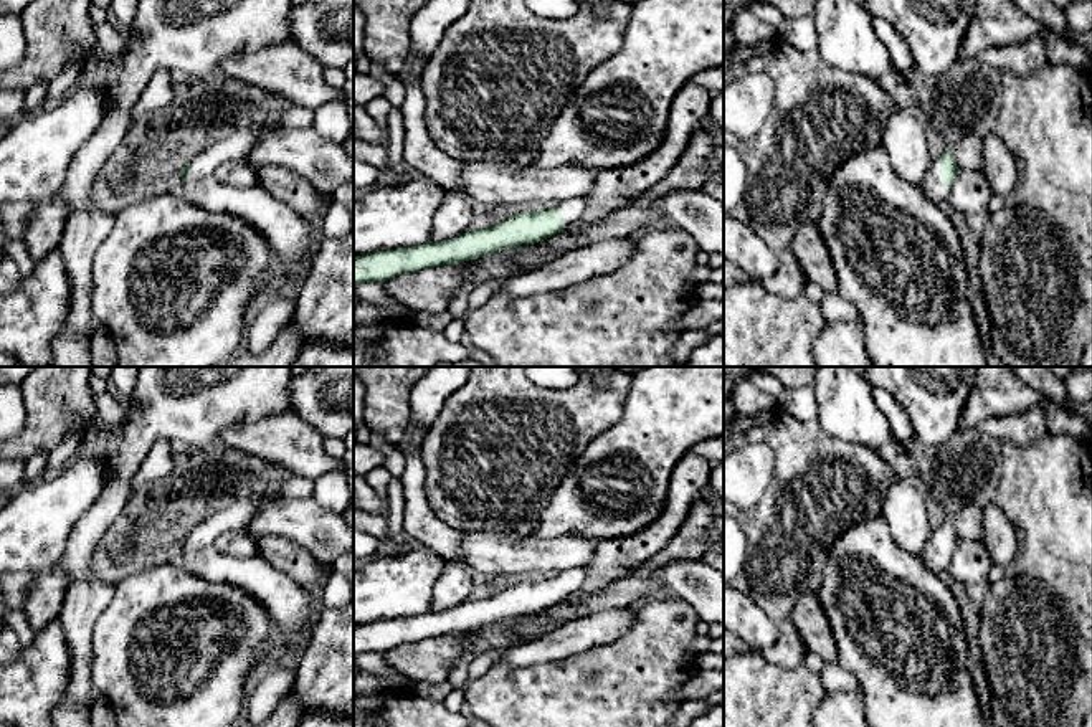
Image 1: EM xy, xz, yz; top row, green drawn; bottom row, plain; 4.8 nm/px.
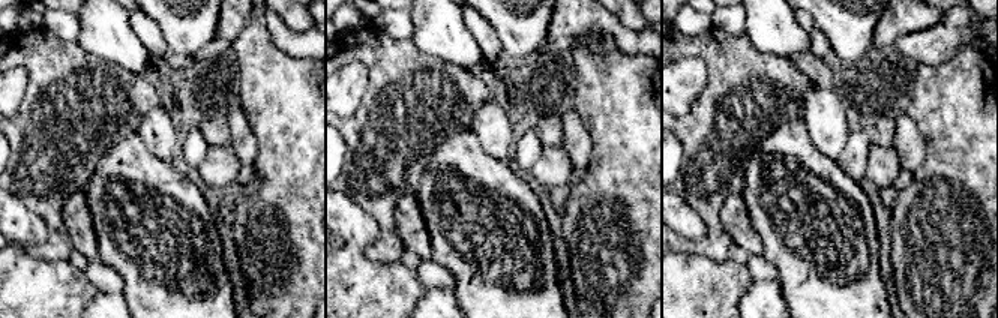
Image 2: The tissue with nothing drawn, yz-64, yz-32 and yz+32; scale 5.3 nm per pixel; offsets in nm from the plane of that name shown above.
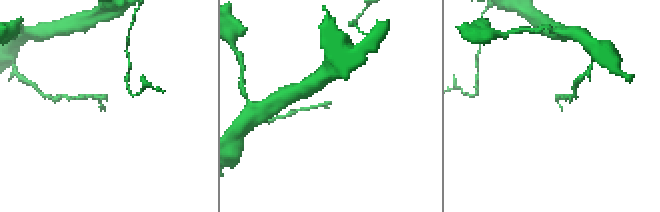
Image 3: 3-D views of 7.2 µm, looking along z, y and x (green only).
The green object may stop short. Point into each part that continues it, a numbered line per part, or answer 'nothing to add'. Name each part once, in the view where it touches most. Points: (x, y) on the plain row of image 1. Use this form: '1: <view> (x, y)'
1: yz (932, 554)

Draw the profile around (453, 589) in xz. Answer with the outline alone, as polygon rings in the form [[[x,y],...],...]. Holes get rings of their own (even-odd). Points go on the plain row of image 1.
[[[459,560],[448,563],[434,583],[430,611],[463,606],[471,600],[472,588],[472,570]]]

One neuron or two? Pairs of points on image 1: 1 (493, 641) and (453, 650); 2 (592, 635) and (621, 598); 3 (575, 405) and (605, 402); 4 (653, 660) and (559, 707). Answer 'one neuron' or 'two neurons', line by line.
1: two neurons
2: two neurons
3: one neuron
4: one neuron

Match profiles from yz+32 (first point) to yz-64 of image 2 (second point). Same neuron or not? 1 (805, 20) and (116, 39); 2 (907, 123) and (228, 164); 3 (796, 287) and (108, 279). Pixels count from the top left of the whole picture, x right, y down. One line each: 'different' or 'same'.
1: different
2: different
3: different

